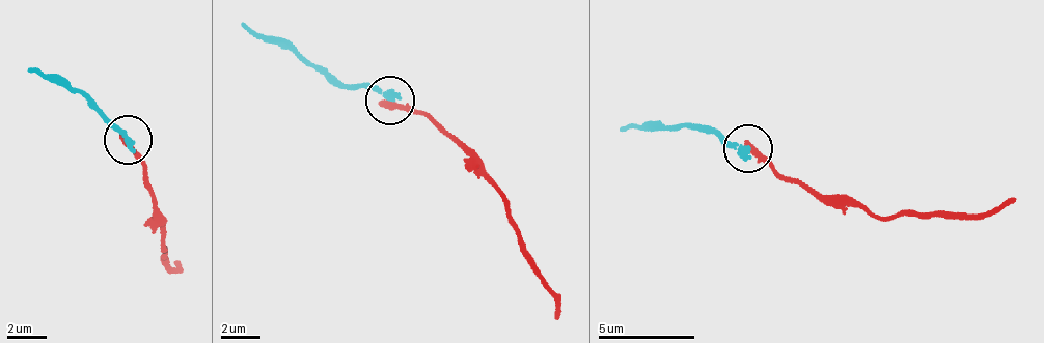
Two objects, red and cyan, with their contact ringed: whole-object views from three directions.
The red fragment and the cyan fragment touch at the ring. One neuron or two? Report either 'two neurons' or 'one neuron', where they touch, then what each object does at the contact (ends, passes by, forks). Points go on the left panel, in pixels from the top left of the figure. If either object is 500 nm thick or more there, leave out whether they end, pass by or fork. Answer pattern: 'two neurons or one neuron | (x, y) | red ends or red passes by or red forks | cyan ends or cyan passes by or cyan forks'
two neurons | (128, 140) | red ends | cyan ends

